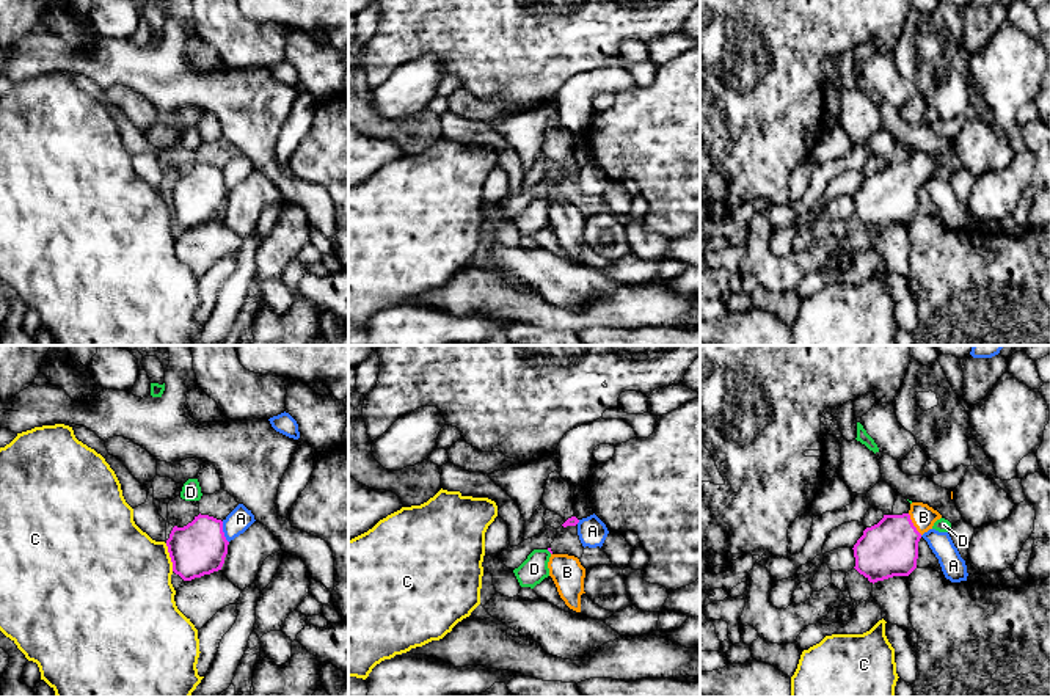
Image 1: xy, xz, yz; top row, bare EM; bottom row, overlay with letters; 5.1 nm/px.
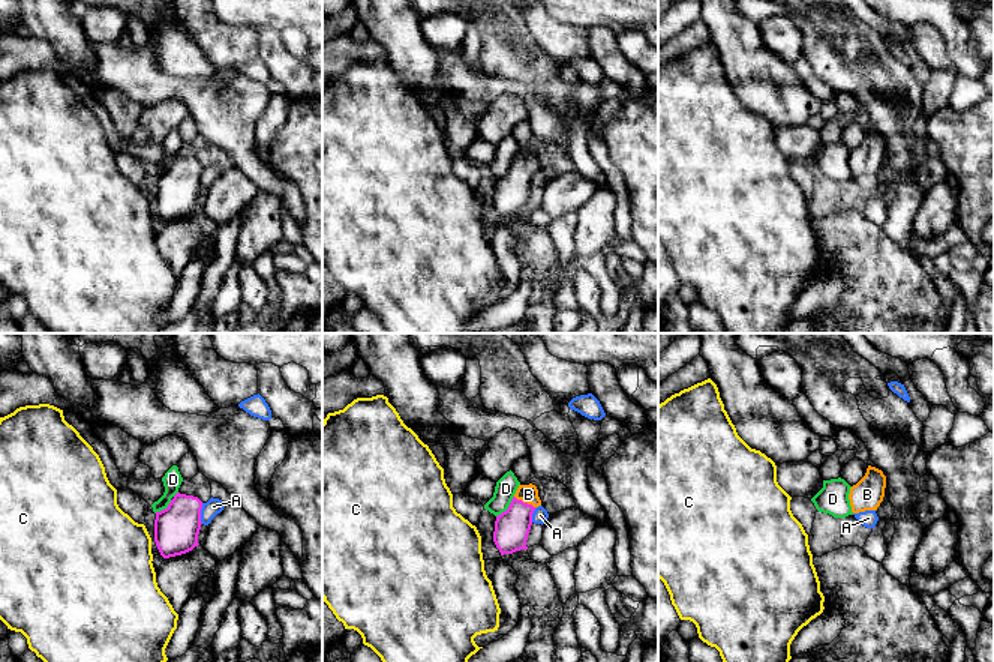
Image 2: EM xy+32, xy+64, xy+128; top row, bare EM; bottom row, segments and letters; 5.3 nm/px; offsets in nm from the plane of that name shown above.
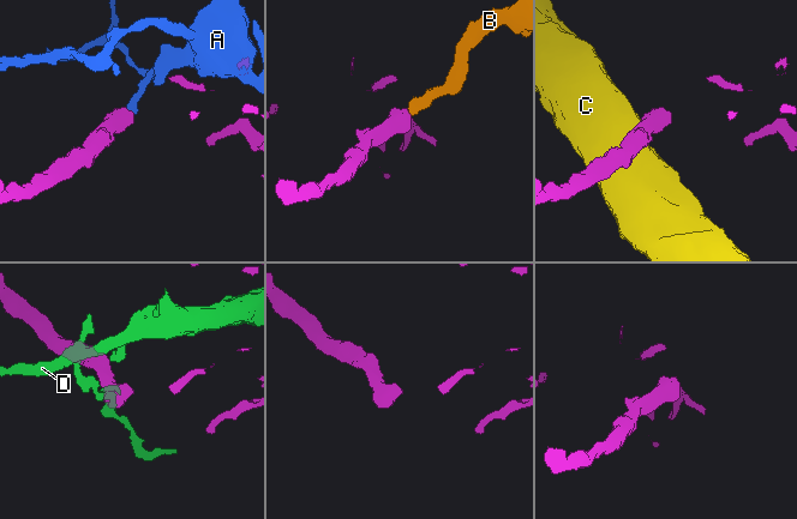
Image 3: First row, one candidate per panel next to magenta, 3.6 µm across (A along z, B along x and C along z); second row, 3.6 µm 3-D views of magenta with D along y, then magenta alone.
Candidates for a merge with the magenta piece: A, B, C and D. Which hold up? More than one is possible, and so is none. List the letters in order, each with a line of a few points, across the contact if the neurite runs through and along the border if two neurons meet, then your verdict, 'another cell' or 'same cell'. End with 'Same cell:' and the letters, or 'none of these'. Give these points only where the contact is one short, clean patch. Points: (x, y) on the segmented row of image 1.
A: xy (222, 521), (222, 531), (228, 542) | another cell
B: yz (890, 548), (912, 525), (923, 517) | same cell
C: another cell
D: another cell
Same cell: B

